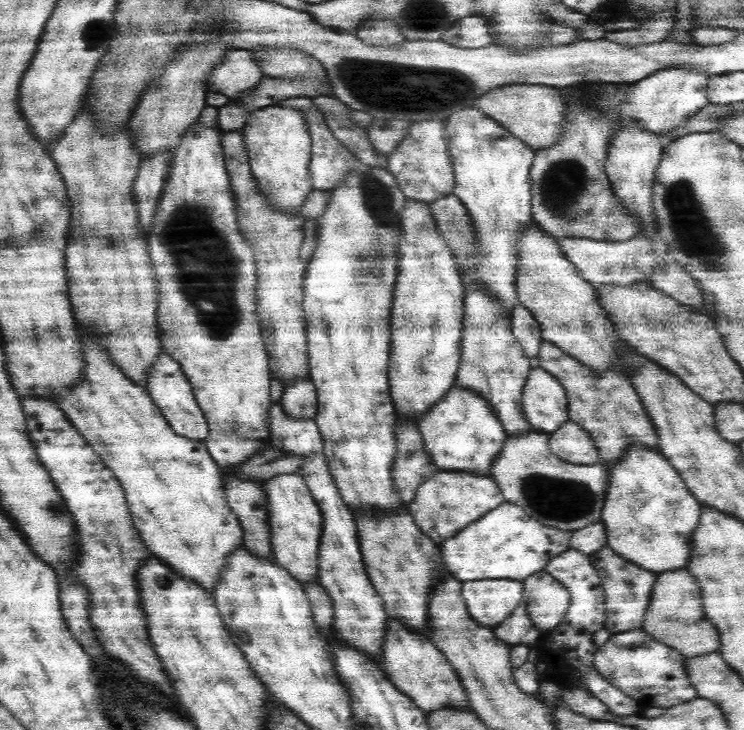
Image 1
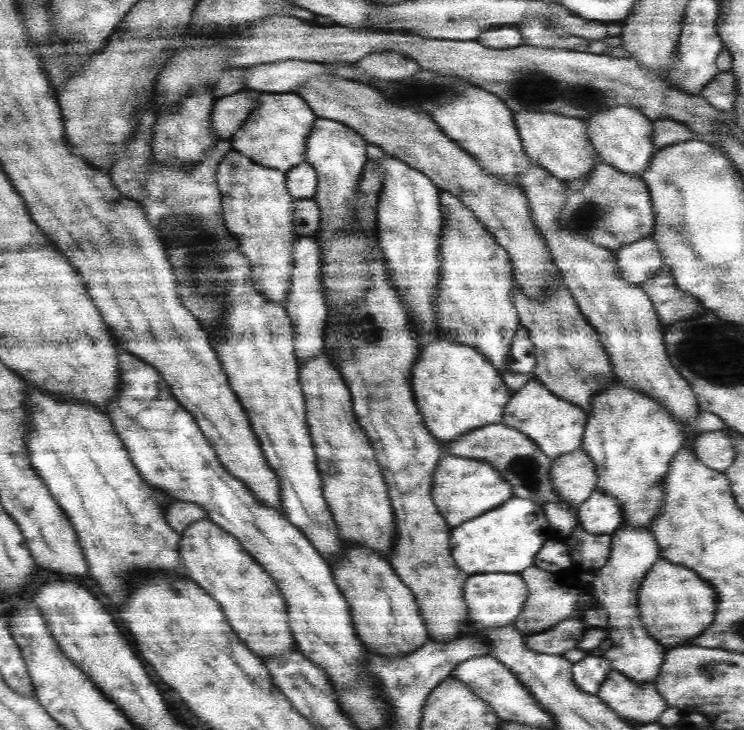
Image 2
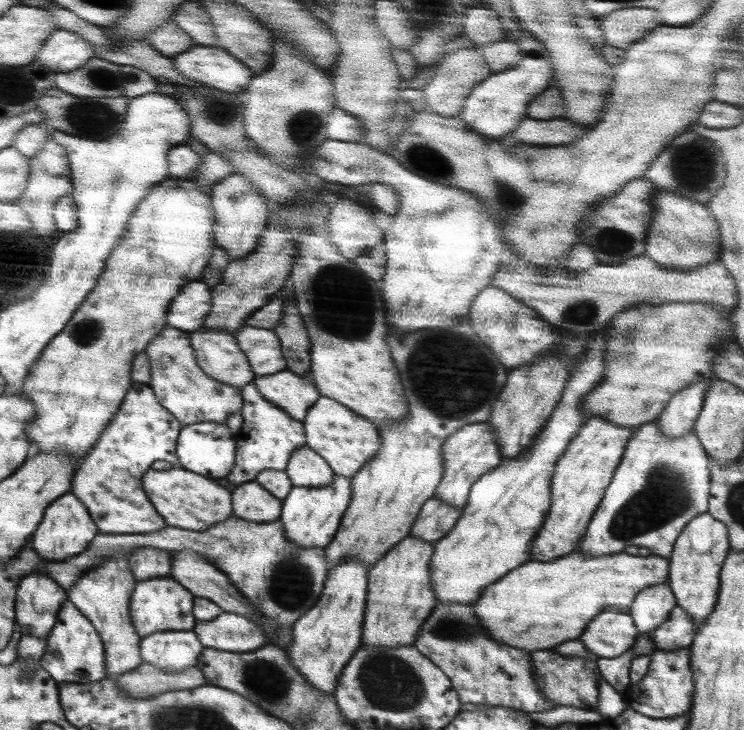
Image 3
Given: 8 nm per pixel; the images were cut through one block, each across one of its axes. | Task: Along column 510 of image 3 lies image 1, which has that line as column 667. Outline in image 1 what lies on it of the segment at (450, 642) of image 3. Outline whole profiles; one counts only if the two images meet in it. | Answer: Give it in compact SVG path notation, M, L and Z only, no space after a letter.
M642 628L618 632L597 648L594 666L616 688L637 701L650 699L651 706L666 708L688 702L698 697L697 689L685 671L687 657L679 650L650 636Z

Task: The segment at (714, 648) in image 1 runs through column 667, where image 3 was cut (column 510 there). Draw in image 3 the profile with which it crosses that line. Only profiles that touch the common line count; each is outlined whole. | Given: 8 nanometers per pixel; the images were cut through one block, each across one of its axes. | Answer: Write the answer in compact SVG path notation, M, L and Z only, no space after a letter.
M576 551L552 561L530 560L516 570L510 571L510 576L504 576L502 580L498 579L498 582L486 587L480 599L473 604L474 612L477 613L482 627L497 641L531 652L550 649L572 638L580 639L590 620L606 608L629 612L628 608L632 606L638 594L645 591L645 588L668 582L669 563L670 560L666 557L654 554L646 557L638 556L633 552L598 558L598 556L588 556Z

